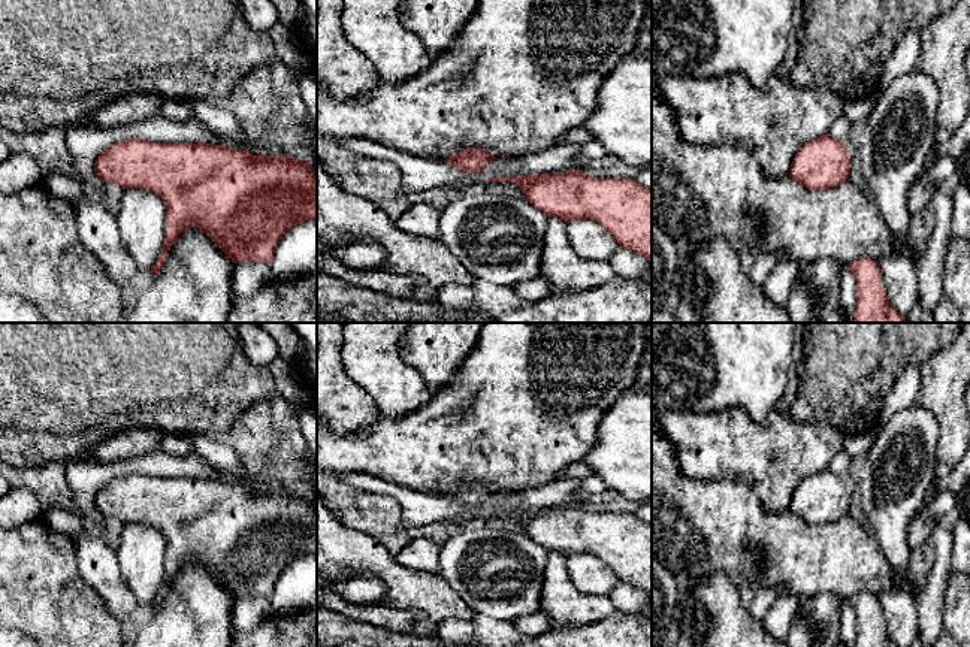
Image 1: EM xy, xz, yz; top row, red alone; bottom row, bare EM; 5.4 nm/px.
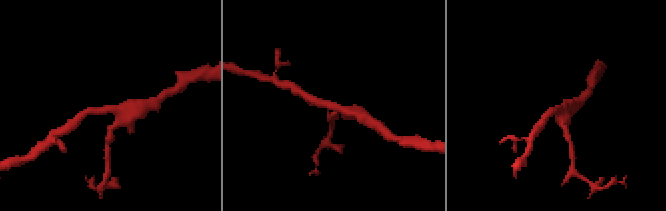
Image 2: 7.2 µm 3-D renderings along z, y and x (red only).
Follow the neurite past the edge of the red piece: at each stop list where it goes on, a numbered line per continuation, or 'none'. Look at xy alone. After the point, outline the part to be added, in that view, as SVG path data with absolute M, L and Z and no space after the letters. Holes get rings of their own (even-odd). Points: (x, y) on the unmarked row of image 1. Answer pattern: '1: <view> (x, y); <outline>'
none

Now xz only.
none

